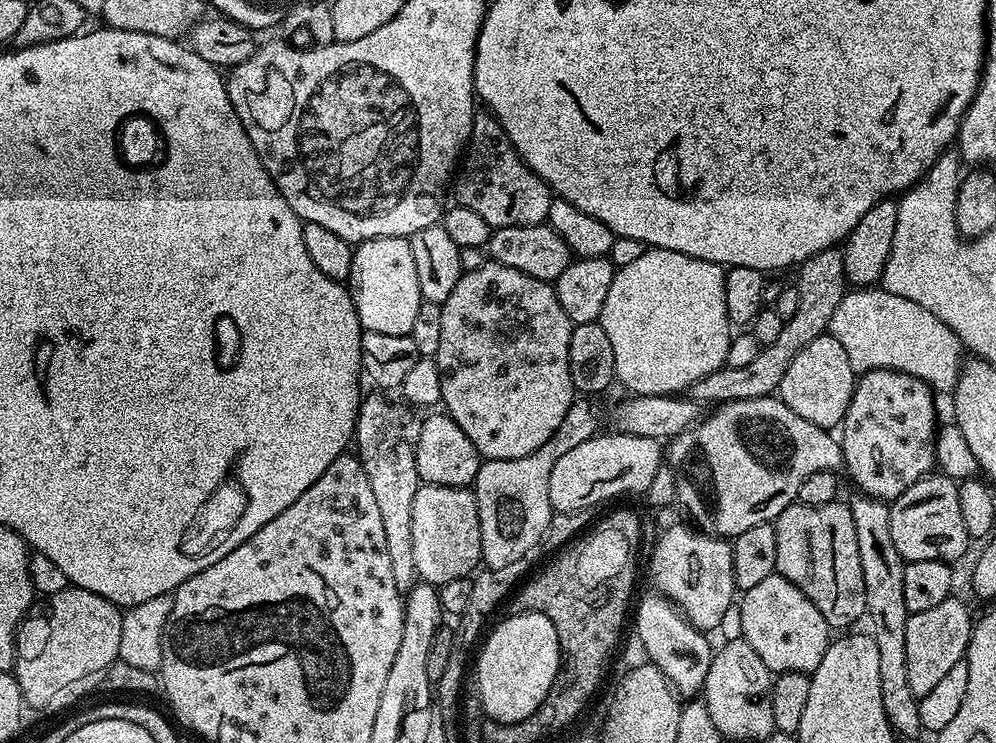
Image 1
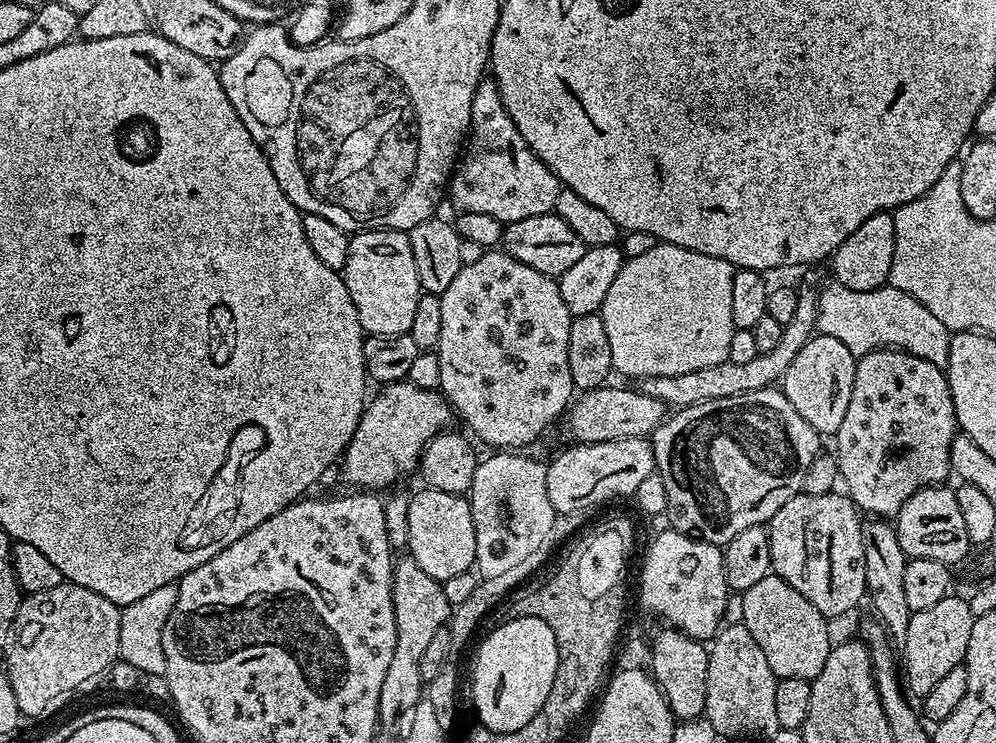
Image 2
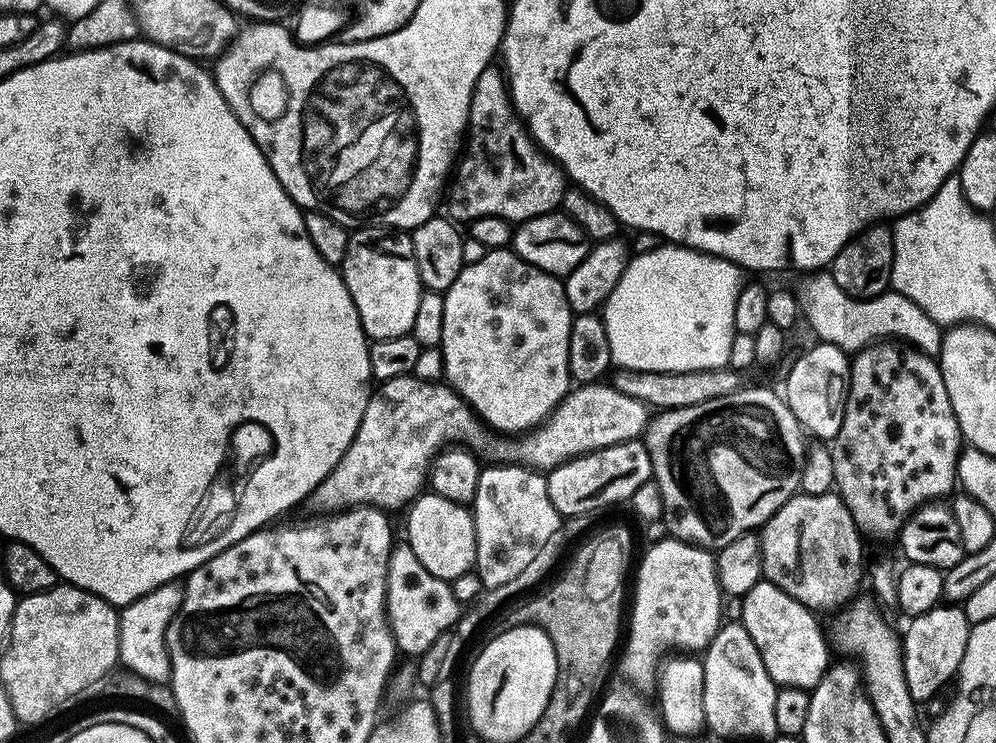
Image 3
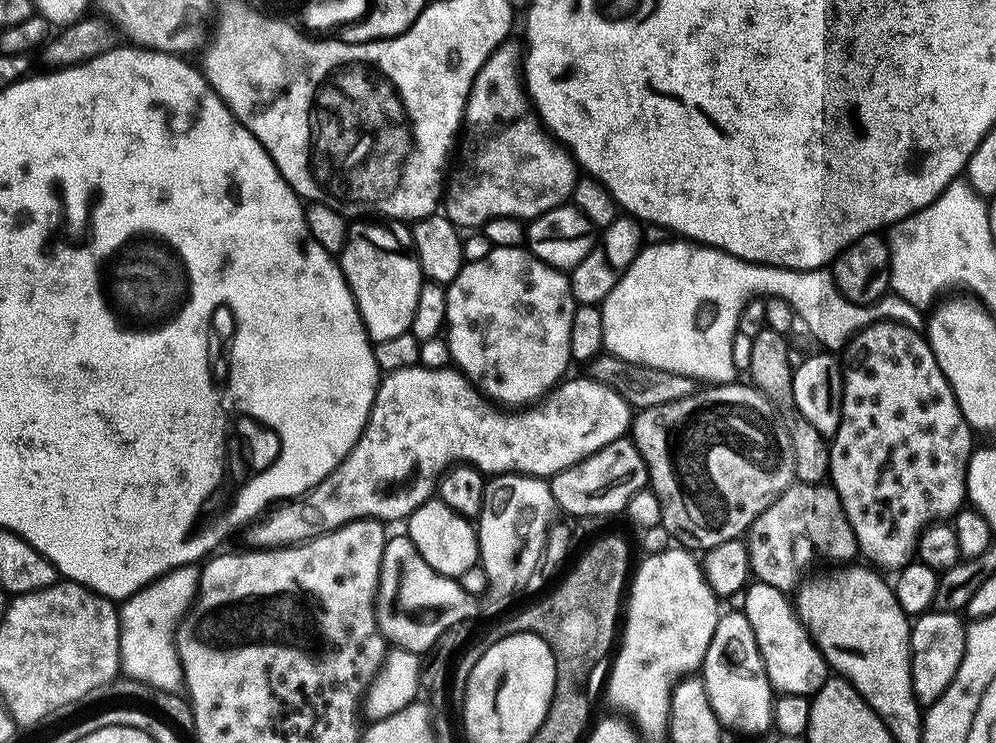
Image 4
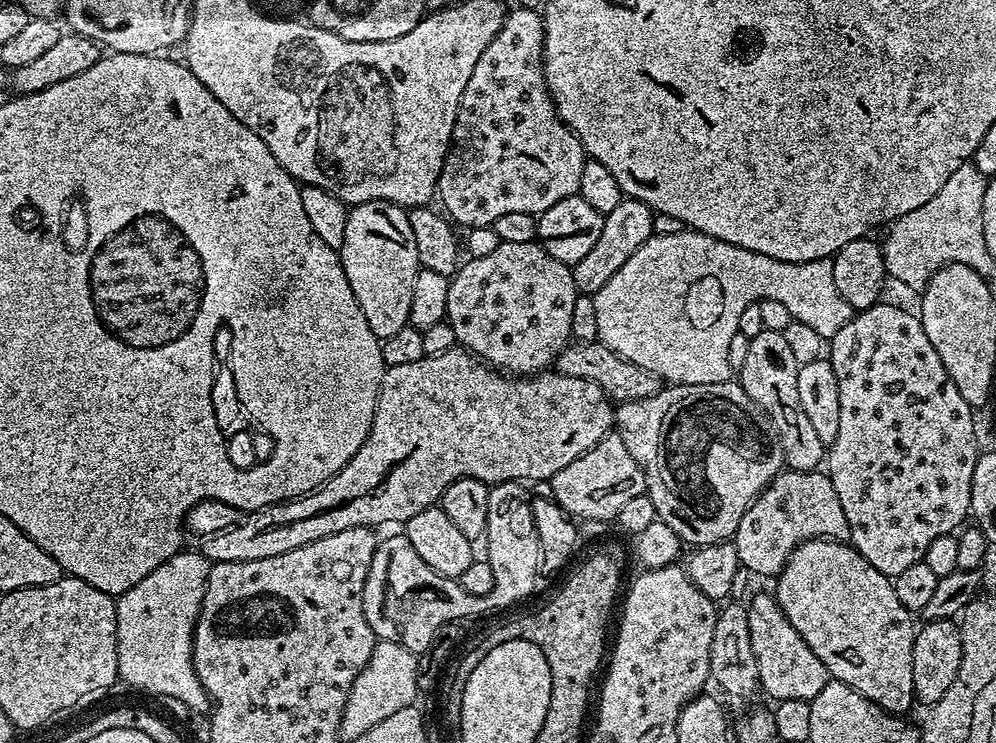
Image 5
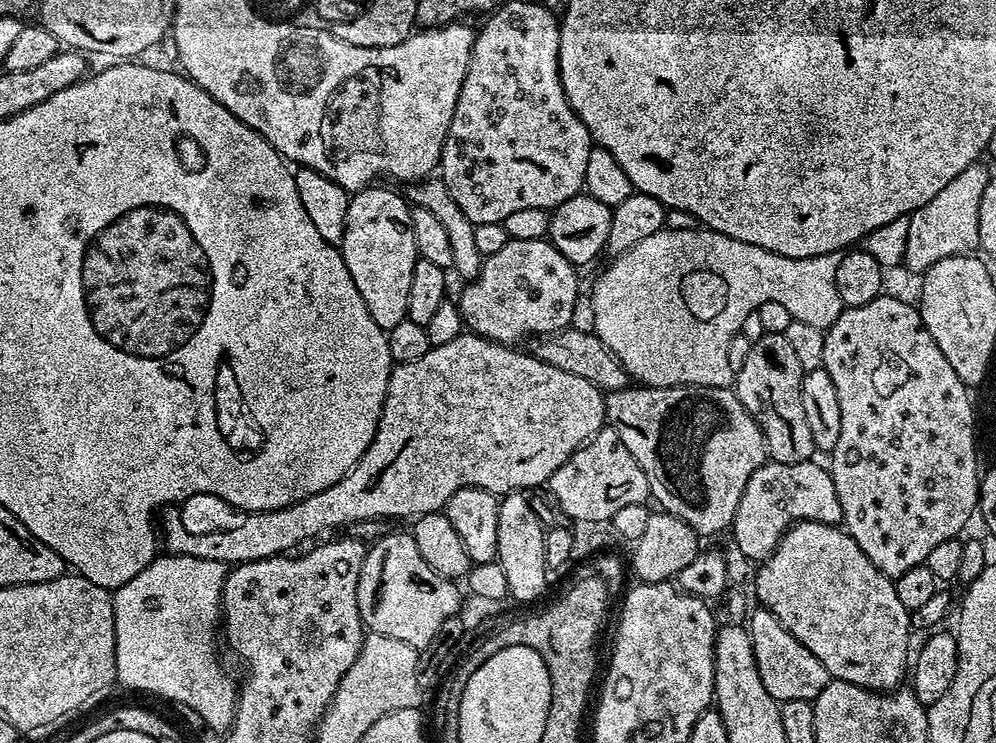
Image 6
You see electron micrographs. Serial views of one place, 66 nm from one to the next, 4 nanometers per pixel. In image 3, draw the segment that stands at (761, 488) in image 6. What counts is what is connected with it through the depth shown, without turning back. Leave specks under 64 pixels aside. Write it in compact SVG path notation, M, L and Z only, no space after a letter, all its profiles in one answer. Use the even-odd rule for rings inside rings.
M835 491L795 494L759 529L760 570L763 579L777 584L802 604L834 606L846 601L860 580L860 567L864 564L863 542L862 533L856 529L850 510L846 510L842 498Z

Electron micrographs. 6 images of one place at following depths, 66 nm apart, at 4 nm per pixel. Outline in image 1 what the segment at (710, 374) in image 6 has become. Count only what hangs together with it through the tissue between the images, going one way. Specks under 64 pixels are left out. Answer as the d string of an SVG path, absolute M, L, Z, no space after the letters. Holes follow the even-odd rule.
M648 248L641 256L633 258L629 264L624 264L615 269L612 281L610 282L610 291L606 294L606 302L600 311L598 323L606 330L606 335L610 338L610 346L614 346L614 366L616 367L616 380L624 383L629 388L629 393L638 396L666 396L669 394L680 394L691 389L698 378L706 378L714 370L725 367L724 359L726 350L730 346L734 335L733 325L728 323L726 314L726 286L724 285L725 269L714 262L706 262L698 258L690 258L686 254L678 254L674 250L665 248ZM880 286L848 290L834 310L828 332L842 342L842 350L846 350L846 358L850 358L852 371L857 374L889 368L925 380L937 393L948 394L956 387L962 367L960 339L946 322L934 318L918 302L898 298L898 294L885 292Z

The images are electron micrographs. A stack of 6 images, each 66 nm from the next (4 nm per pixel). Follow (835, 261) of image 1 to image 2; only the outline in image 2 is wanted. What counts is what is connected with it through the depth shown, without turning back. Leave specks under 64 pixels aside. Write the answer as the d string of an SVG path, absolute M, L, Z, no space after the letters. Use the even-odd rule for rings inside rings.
M815 291L800 292L798 311L794 314L794 318L790 318L790 322L783 324L782 342L778 342L778 346L774 346L774 350L759 352L750 362L730 362L727 359L714 366L702 366L702 370L690 370L670 376L646 376L639 381L639 391L644 392L650 398L656 398L658 402L662 402L669 409L677 410L697 407L698 402L713 404L717 398L734 398L738 394L756 393L764 388L779 385L784 379L786 370L790 370L790 362L794 362L794 358L798 358L798 350L802 350L802 346L806 346L806 342L811 340L817 331L818 306L816 298Z

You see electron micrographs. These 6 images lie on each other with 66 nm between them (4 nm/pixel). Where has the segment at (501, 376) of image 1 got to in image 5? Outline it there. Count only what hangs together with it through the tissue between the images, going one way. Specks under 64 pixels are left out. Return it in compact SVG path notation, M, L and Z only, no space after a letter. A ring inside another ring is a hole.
M500 242L498 250L494 250L491 254L486 254L486 258L478 258L477 260L469 259L467 262L461 263L460 267L456 269L456 275L449 279L446 323L454 330L457 345L471 352L473 356L483 360L485 364L505 374L515 374L519 377L531 376L551 369L556 363L557 356L564 351L566 345L569 343L572 335L570 318L574 314L574 302L577 295L576 283L572 277L571 267L558 262L558 258L551 256L539 242ZM472 296L476 300L481 300L484 304L505 304L506 307L513 308L513 312L472 312Z

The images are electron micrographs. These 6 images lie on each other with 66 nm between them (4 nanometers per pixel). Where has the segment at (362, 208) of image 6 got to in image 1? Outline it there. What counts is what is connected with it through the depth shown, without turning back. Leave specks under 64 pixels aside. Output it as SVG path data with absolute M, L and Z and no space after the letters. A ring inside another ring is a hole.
M370 238L352 249L350 274L346 281L352 295L354 310L360 319L360 327L374 334L409 335L422 302L418 290L418 269L414 267L414 253L410 251L410 239Z

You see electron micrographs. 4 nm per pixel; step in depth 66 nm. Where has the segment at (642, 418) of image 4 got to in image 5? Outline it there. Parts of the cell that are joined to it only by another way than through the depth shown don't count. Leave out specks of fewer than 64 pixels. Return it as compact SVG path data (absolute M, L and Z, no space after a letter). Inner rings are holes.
M728 381L726 384L720 383L690 383L690 384L674 384L661 387L656 395L648 398L635 400L617 405L614 412L614 426L616 434L620 436L626 444L626 450L634 457L639 468L644 474L645 493L654 503L659 523L668 526L669 530L679 537L681 543L692 544L691 546L700 547L702 545L716 544L716 536L724 539L724 532L720 532L720 528L708 528L708 524L700 524L696 521L696 516L688 511L684 505L680 504L680 500L676 499L675 489L672 489L672 481L669 480L668 472L664 470L664 463L659 458L659 436L663 427L663 423L667 422L676 413L676 409L680 405L686 404L687 401L696 400L696 397L709 395L711 392L718 394L719 397L737 398L738 386L735 381Z

